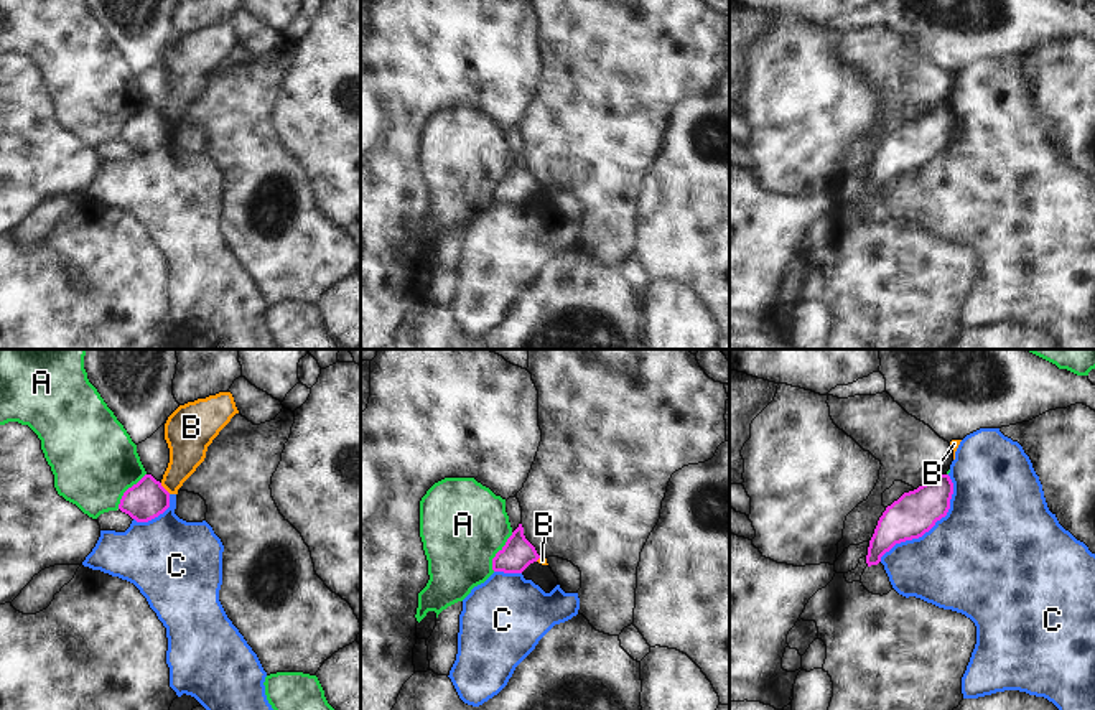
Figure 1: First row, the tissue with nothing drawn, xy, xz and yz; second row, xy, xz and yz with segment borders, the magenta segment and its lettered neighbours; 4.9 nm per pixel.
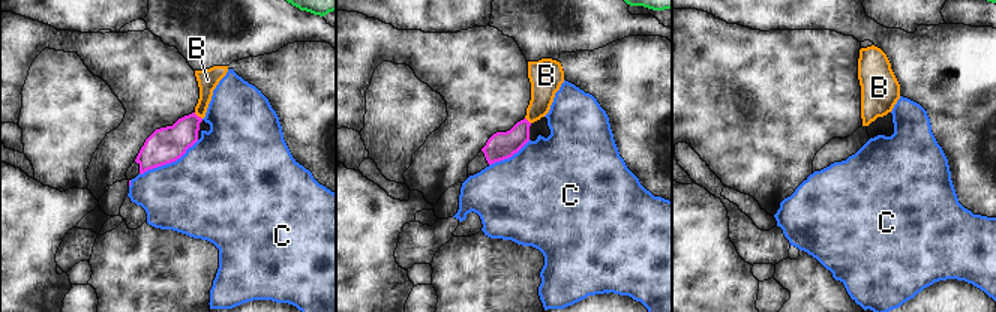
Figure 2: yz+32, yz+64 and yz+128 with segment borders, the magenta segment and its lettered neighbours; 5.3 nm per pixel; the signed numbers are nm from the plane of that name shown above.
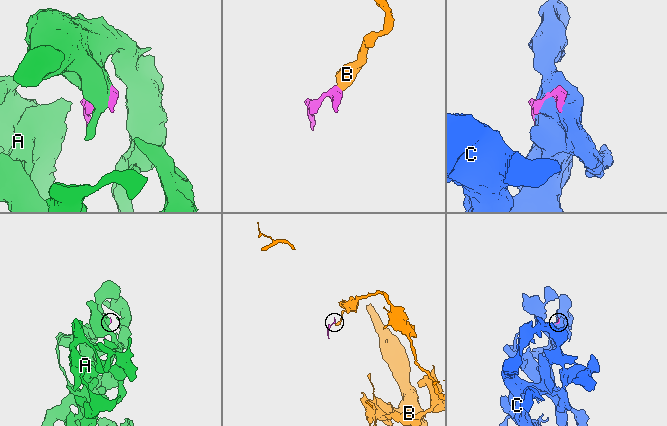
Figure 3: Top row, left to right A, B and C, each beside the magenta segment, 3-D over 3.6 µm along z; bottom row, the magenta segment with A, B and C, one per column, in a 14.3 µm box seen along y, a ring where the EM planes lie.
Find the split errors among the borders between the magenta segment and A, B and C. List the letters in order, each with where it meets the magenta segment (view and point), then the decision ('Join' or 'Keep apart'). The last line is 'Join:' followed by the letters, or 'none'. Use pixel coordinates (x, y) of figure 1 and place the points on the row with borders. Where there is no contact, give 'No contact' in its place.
A: Touches magenta at xz (498, 552). Keep apart
B: Touches magenta at xy (163, 488). Keep apart
C: Touches magenta at yz (931, 527). Keep apart
Join: none

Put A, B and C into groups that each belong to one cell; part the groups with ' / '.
A / B / C

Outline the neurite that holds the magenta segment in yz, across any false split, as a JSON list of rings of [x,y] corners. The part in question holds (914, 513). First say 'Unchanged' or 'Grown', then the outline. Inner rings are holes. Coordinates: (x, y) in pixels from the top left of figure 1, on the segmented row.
Unchanged. [[[939,474],[888,506],[869,540],[868,567],[878,565],[881,557],[896,544],[919,539],[929,532],[937,521],[947,516],[952,494],[953,483],[950,476]]]

